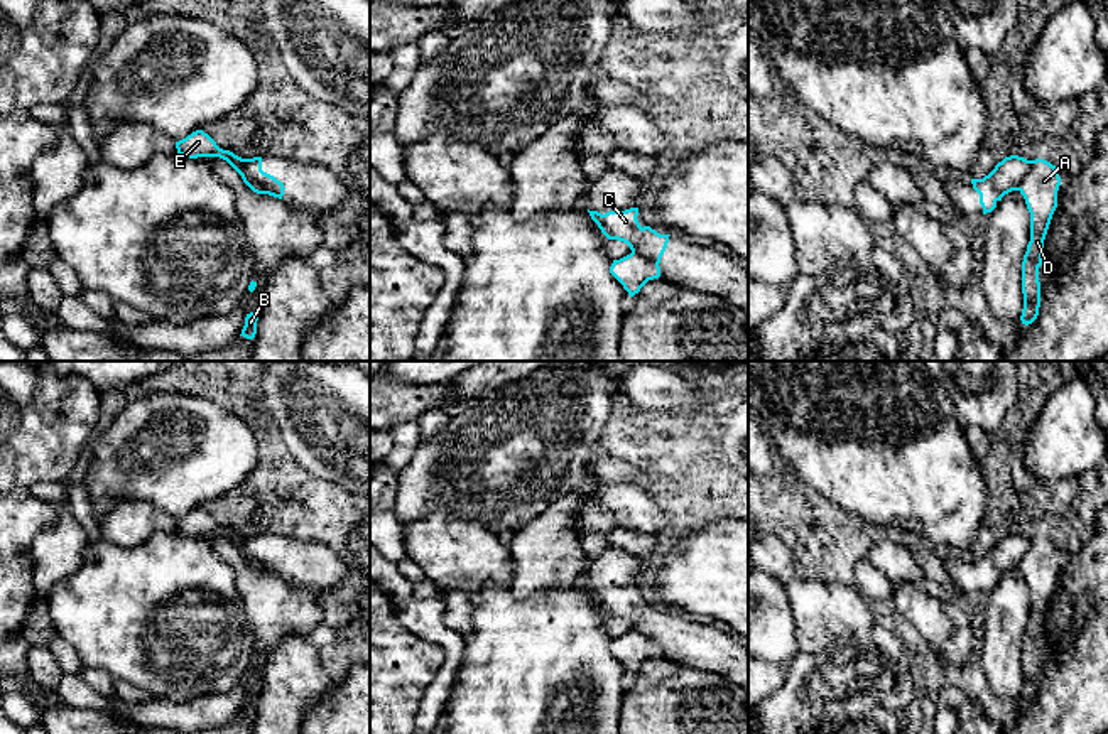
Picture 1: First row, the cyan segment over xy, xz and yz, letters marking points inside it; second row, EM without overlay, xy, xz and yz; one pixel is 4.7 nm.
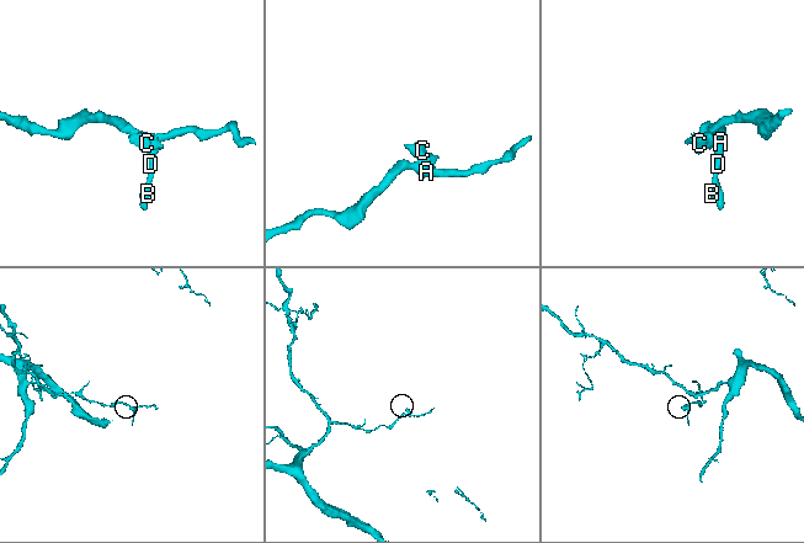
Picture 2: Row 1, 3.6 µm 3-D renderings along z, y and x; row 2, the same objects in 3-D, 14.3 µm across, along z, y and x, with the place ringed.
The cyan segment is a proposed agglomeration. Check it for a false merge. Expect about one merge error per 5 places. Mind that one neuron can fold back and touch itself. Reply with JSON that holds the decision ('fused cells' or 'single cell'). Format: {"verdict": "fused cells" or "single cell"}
{"verdict": "fused cells"}

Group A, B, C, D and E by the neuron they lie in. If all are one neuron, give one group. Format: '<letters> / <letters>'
A B D E / C

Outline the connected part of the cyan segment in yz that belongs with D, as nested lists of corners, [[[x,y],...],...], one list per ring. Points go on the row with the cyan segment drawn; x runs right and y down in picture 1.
[[[1044,159],[1030,160],[1030,169],[1020,184],[1020,194],[1030,213],[1030,241],[1022,262],[1022,324],[1032,324],[1040,307],[1039,267],[1042,265],[1044,240],[1057,208],[1061,177],[1056,165]]]

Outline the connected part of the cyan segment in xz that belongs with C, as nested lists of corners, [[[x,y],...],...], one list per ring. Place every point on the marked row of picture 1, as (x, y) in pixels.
[[[638,208],[608,211],[605,214],[589,209],[588,213],[608,240],[623,241],[633,255],[640,255],[657,265],[660,263],[671,235],[660,235],[650,226],[642,228],[637,219]]]

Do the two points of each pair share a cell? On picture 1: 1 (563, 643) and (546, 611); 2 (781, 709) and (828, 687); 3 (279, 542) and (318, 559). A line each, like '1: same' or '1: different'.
1: same
2: same
3: same

